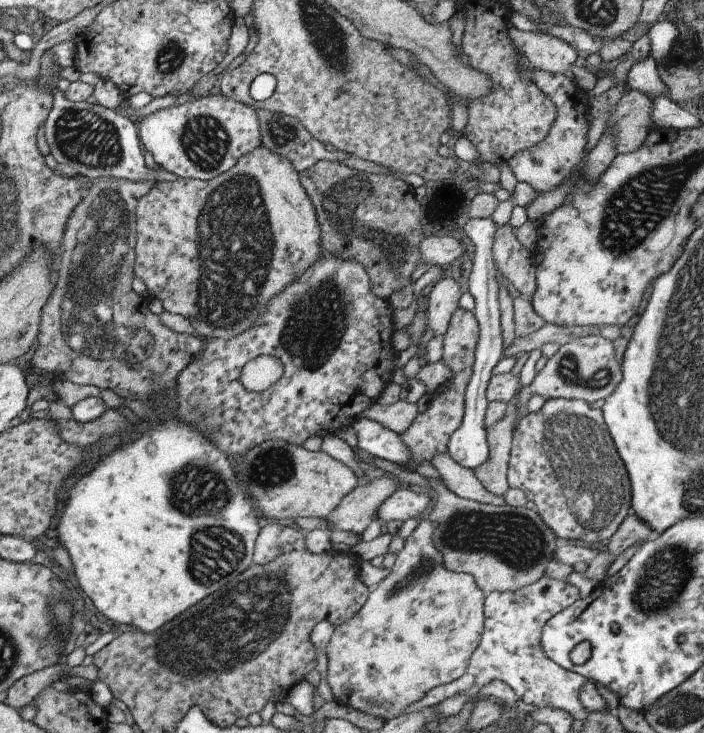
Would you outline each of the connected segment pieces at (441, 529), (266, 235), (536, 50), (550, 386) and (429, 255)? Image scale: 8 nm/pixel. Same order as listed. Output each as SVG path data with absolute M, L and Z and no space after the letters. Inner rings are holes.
M371 456L371 458L373 460L367 462L369 465L395 475L401 483L405 482L411 489L417 486L428 487L436 493L435 504L427 518L437 522L437 526L433 530L433 544L443 554L443 567L453 573L469 574L484 595L492 591L515 592L521 586L533 584L545 574L547 564L553 561L554 532L542 522L537 512L527 510L525 507L491 506L469 499L461 499L446 490L439 479L425 478L417 473L402 470L395 463L377 457Z
M262 145L253 148L247 154L243 154L243 158L239 158L239 162L235 162L227 172L215 176L213 180L201 182L198 179L177 177L176 180L155 183L149 192L137 200L134 216L135 247L132 275L134 278L142 280L146 290L161 302L160 305L165 311L181 315L187 319L200 339L221 338L221 340L229 340L229 338L239 336L247 328L251 328L251 324L255 324L255 320L263 314L267 302L271 302L271 298L275 294L279 294L287 284L291 284L295 278L299 278L307 268L311 268L315 264L315 260L319 260L324 255L322 253L319 220L317 220L317 214L315 214L315 208L309 196L298 182L298 173L283 156L269 152Z
M507 22L507 32L515 48L523 52L533 69L564 75L578 57L576 51L567 42L539 30L525 32L517 30Z
M599 335L571 340L563 344L551 358L546 360L541 373L531 380L529 386L520 388L517 402L515 402L517 416L515 416L511 432L515 432L515 426L519 426L519 420L526 415L526 401L531 394L539 394L545 399L580 399L591 404L609 396L619 384L619 380L621 380L621 368L619 362L615 360L615 350L611 341Z
M423 236L419 239L419 266L450 266L466 255L463 246L455 239L443 236Z

